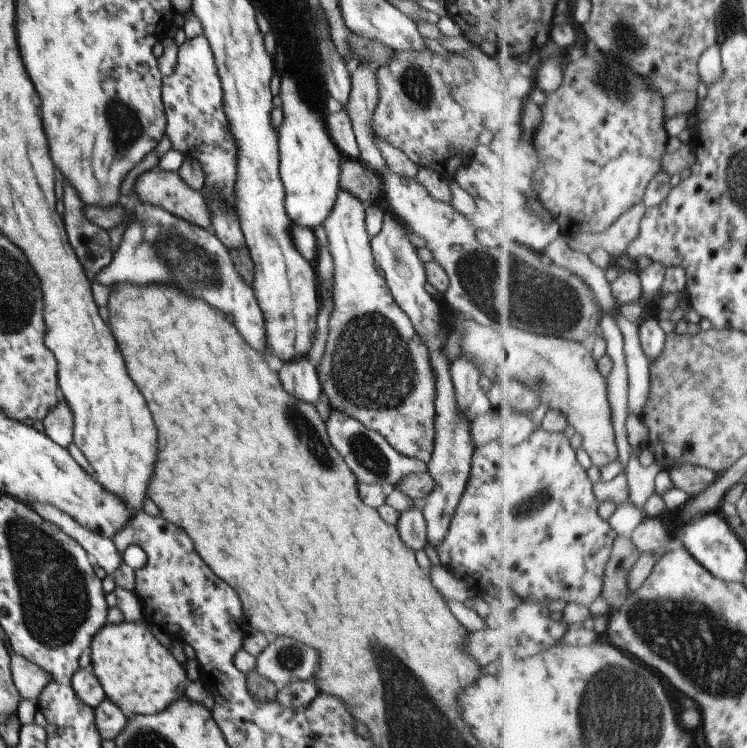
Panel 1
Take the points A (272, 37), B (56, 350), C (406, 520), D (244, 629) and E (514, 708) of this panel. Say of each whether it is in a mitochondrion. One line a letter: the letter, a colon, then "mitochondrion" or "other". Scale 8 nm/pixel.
A: other
B: other
C: other
D: other
E: other

